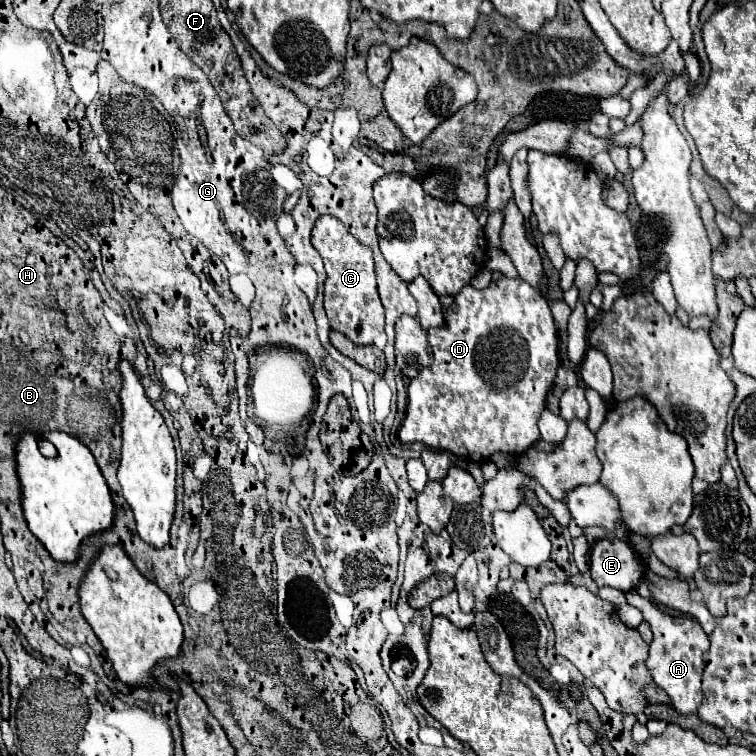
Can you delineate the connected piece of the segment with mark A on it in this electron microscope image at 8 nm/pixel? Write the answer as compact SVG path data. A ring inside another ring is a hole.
M630 590L626 594L626 602L630 606L636 606L652 628L654 640L650 644L650 658L648 658L646 666L648 666L654 682L660 688L664 688L666 694L672 698L672 706L676 708L676 712L680 712L680 714L696 712L698 706L702 704L700 680L702 680L702 670L704 670L704 652L710 646L706 632L692 618L684 618L684 616L674 618L674 616L664 614L650 600L642 598L636 590Z

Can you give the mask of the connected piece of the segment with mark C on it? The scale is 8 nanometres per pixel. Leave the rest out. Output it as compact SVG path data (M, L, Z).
M320 216L312 228L312 246L324 260L328 278L324 284L324 308L334 330L348 336L354 344L372 344L384 330L384 308L376 290L372 250L360 244L346 226L334 216Z

